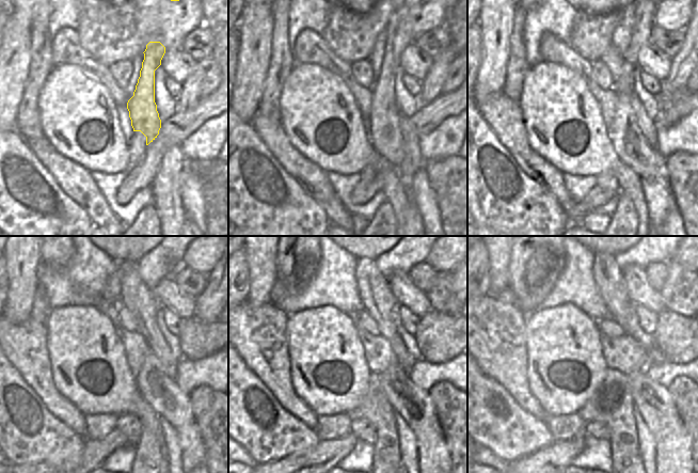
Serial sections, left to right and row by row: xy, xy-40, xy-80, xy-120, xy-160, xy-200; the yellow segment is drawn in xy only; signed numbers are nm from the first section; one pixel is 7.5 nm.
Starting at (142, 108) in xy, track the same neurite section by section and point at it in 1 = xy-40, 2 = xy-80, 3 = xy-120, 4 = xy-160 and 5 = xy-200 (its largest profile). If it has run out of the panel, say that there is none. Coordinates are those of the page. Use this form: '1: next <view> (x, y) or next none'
1: next xy-40 (384, 132)
2: next xy-80 (633, 150)
3: next xy-120 (161, 392)
4: next xy-160 (415, 406)
5: next xy-200 (655, 404)

